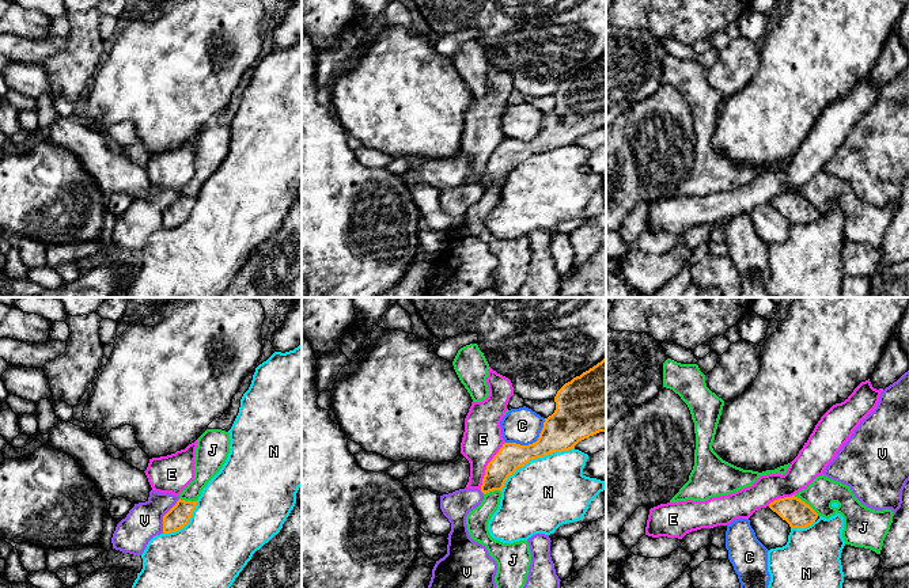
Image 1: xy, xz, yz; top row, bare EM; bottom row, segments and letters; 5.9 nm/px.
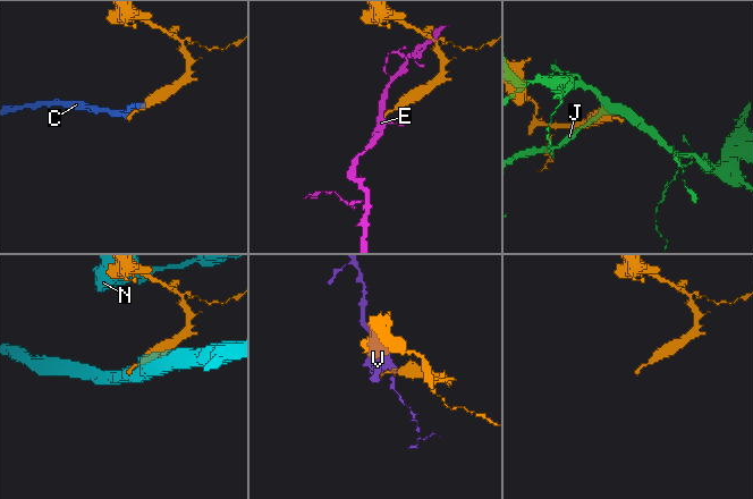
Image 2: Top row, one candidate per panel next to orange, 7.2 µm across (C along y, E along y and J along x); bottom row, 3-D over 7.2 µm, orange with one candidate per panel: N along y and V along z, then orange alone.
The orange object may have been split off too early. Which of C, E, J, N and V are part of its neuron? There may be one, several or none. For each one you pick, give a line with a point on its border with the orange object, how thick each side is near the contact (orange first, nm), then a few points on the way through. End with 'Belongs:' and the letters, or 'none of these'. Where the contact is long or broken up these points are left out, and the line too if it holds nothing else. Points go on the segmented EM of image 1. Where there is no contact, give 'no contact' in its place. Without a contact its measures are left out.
Belongs: none of these

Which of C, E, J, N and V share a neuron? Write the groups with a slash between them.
C N / E / J / V

